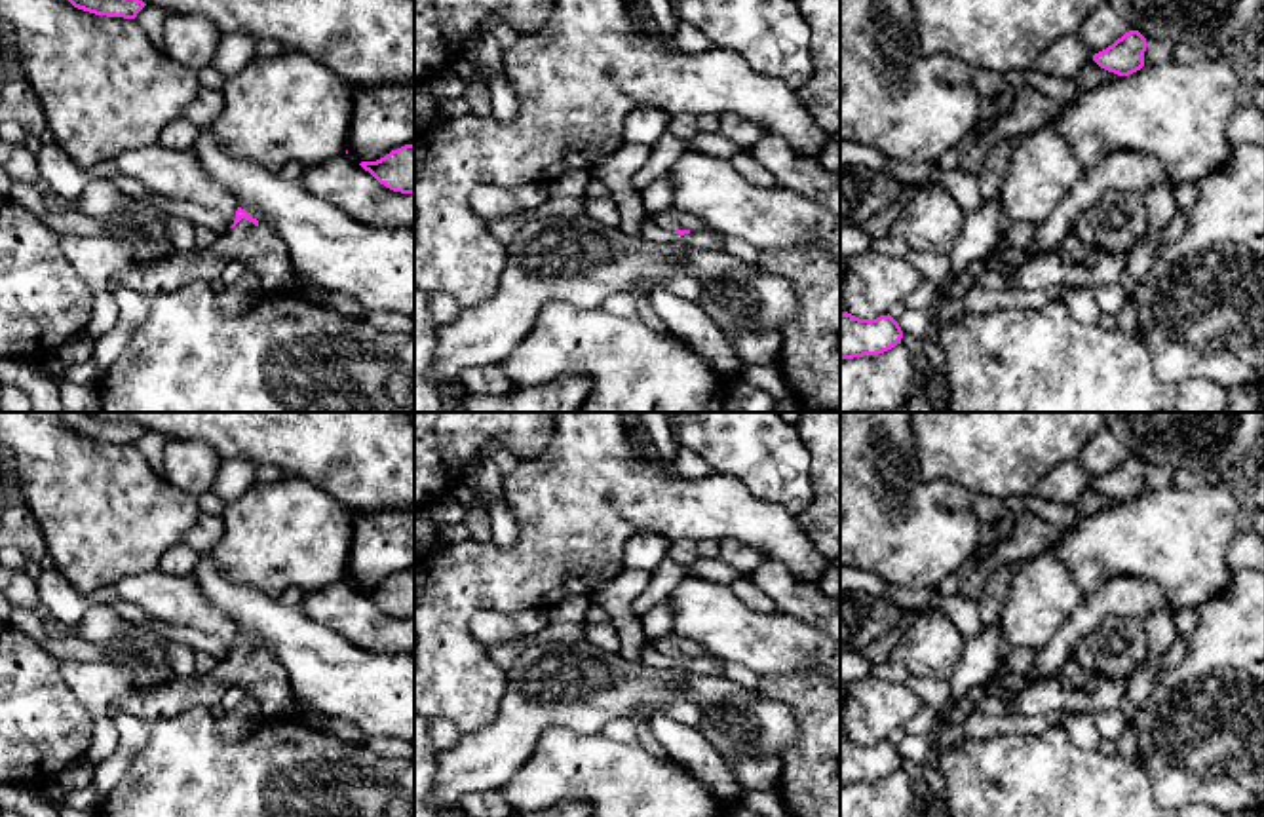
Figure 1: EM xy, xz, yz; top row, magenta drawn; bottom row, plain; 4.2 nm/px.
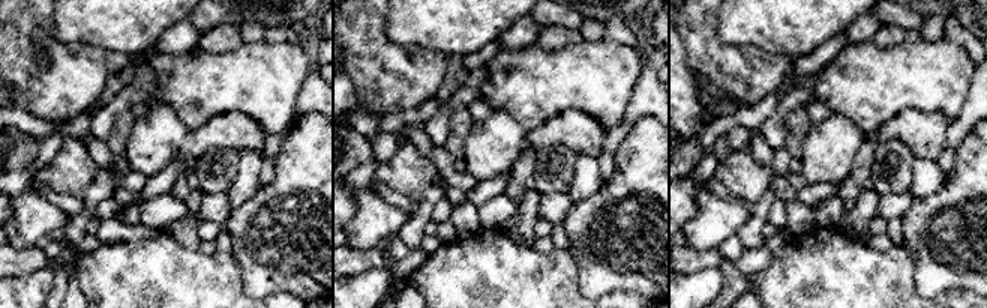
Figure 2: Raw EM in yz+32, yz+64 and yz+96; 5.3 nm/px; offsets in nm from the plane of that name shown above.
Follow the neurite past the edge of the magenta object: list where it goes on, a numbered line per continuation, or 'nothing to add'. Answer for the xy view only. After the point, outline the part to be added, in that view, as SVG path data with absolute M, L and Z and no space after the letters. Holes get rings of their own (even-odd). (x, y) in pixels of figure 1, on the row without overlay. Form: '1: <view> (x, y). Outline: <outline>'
1: xy (255, 673). Outline: M241 644L234 654L205 676L171 678L162 688L143 694L139 690L110 703L110 718L120 711L141 720L173 716L192 707L213 709L224 692L239 686L260 701L264 720L298 718L295 694L281 667L268 656Z

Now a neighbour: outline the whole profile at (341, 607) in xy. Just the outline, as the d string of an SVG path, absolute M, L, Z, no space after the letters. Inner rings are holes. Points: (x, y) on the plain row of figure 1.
M348 580L306 591L300 610L363 650L414 654L414 619L386 614Z

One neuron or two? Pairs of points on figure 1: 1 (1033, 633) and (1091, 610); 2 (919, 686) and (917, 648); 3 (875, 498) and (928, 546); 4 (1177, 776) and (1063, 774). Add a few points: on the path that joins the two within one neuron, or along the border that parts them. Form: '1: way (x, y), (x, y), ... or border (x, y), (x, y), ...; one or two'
1: border (1086, 593), (1069, 620), (1038, 652); two
2: border (911, 675), (947, 683); two
3: way (888, 512), (907, 531), (915, 532); one
4: border (1137, 757), (1154, 797); two

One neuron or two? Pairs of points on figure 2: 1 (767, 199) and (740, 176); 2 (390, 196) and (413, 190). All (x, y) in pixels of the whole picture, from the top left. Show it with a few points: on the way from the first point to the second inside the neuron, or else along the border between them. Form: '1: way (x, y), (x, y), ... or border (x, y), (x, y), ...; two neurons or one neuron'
1: border (768, 187), (749, 206); two neurons
2: border (375, 179), (417, 203); two neurons

